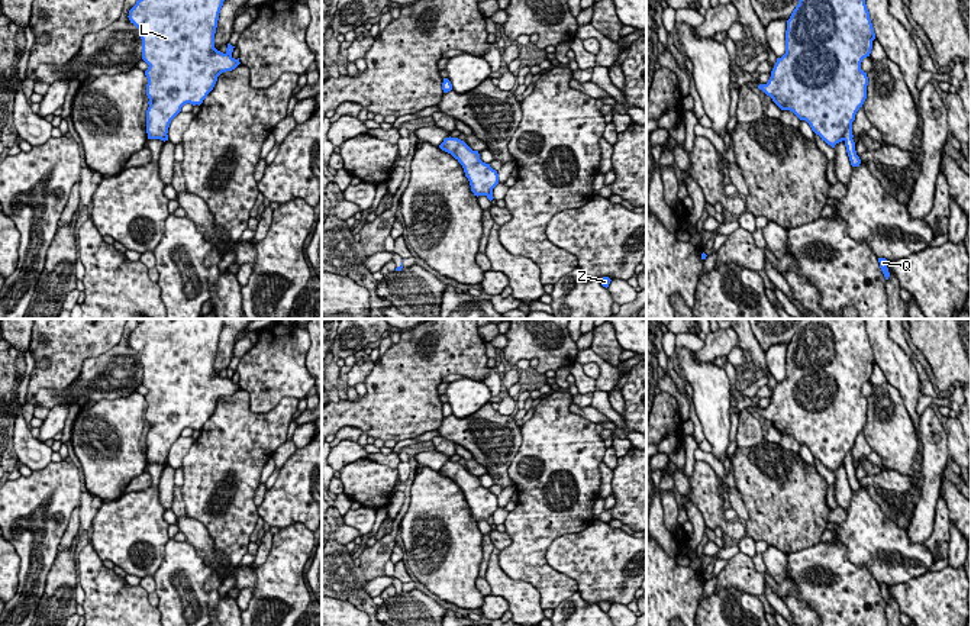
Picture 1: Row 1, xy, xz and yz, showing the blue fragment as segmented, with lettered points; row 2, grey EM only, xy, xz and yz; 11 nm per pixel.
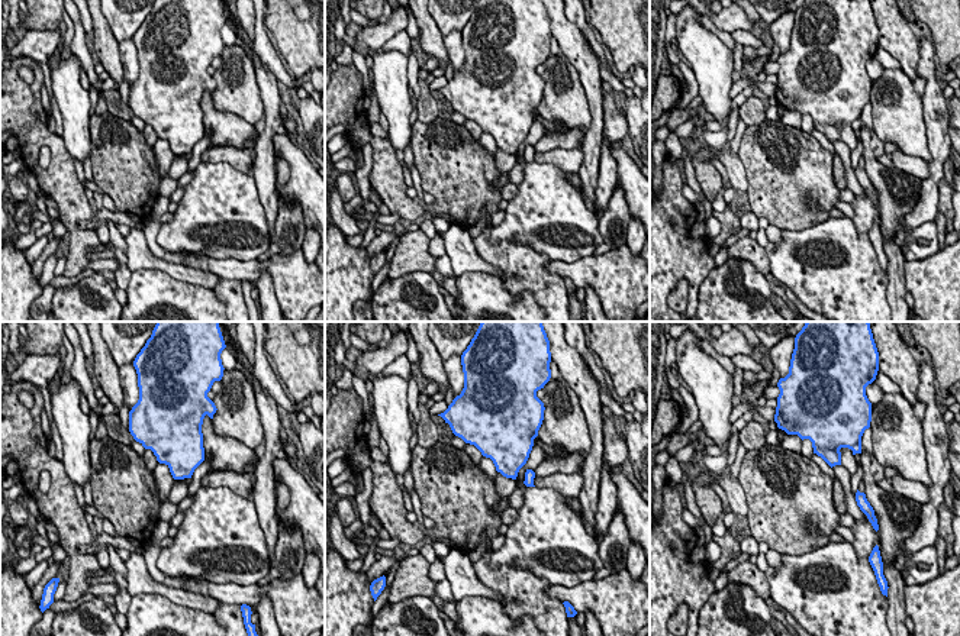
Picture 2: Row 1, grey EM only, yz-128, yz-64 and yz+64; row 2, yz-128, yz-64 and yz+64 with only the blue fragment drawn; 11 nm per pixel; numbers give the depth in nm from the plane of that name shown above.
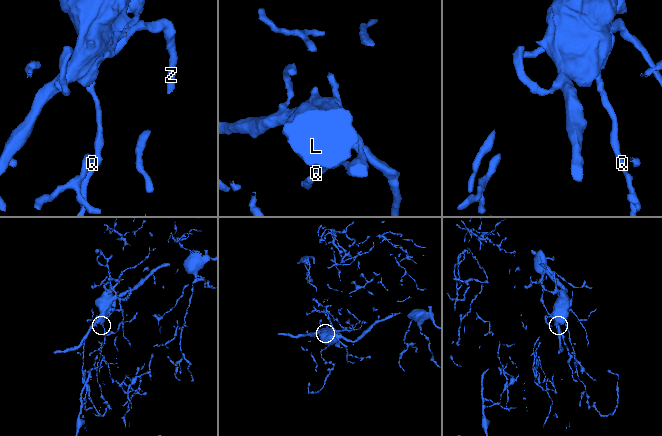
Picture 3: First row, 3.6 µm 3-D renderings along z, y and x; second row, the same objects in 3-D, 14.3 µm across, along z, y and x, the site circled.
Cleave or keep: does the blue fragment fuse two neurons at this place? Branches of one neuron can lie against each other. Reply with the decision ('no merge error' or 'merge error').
merge error

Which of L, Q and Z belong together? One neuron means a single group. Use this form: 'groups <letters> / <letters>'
groups L Z / Q

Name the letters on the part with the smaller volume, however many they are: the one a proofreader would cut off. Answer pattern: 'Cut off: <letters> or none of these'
Cut off: Q

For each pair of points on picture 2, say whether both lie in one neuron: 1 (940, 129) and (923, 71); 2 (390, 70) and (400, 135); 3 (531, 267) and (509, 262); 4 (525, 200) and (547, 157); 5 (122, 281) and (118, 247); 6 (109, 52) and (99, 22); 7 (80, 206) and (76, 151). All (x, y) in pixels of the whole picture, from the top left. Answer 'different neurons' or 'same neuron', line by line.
1: same neuron
2: same neuron
3: same neuron
4: different neurons
5: same neuron
6: same neuron
7: different neurons

